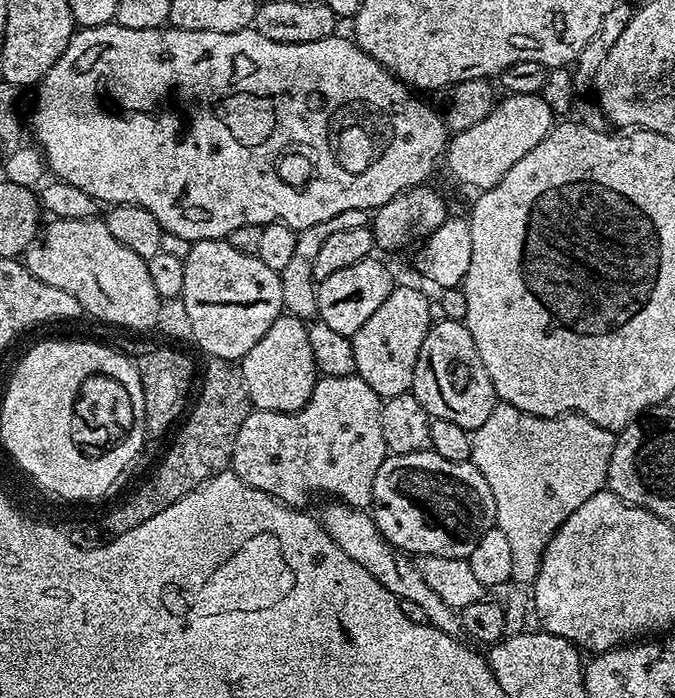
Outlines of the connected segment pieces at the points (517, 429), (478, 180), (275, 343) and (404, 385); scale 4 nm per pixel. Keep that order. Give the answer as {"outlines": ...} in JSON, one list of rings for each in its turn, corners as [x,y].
{"outlines":[[[[497,403],[496,409],[472,433],[472,458],[470,463],[486,478],[490,494],[494,494],[496,507],[495,527],[506,534],[510,545],[510,562],[514,566],[512,580],[531,585],[540,569],[540,555],[546,550],[550,538],[594,494],[605,487],[610,466],[610,454],[616,445],[616,436],[584,416],[531,416],[514,406]]],[[[511,94],[505,100],[493,103],[492,109],[468,130],[462,130],[451,137],[450,143],[442,157],[448,163],[448,172],[456,180],[469,184],[475,190],[492,188],[525,154],[530,154],[542,138],[554,127],[554,114],[546,106],[543,95]]],[[[282,314],[254,342],[253,348],[238,364],[248,391],[248,402],[262,412],[296,412],[310,398],[318,379],[314,353],[310,351],[308,324],[296,316]]],[[[393,287],[390,298],[386,298],[386,302],[382,302],[382,306],[374,310],[372,317],[362,322],[362,330],[358,330],[351,337],[356,363],[355,375],[363,378],[366,386],[370,386],[370,390],[374,390],[374,394],[378,394],[381,398],[397,396],[412,387],[414,366],[418,362],[418,350],[422,350],[422,342],[434,323],[428,301],[429,297],[423,296],[416,288]]]]}

